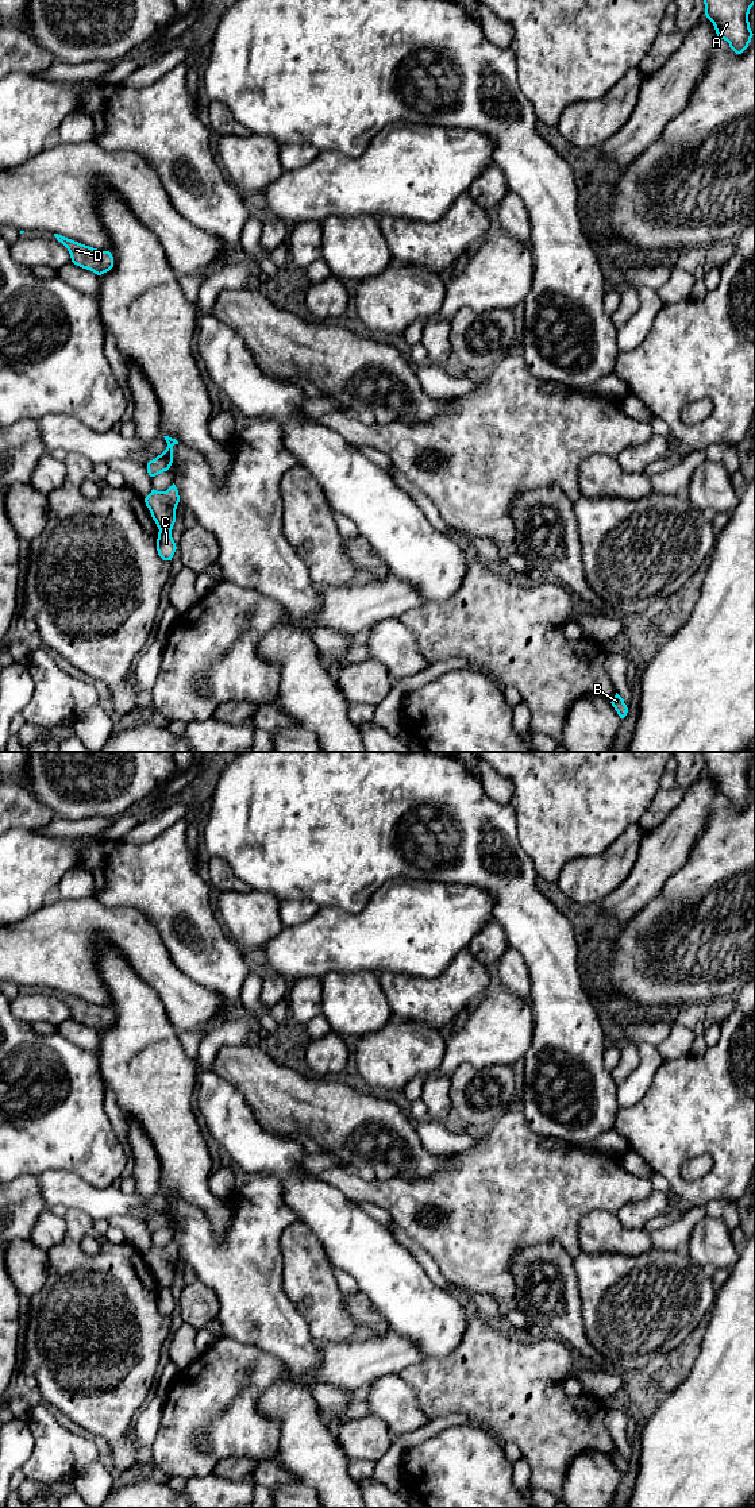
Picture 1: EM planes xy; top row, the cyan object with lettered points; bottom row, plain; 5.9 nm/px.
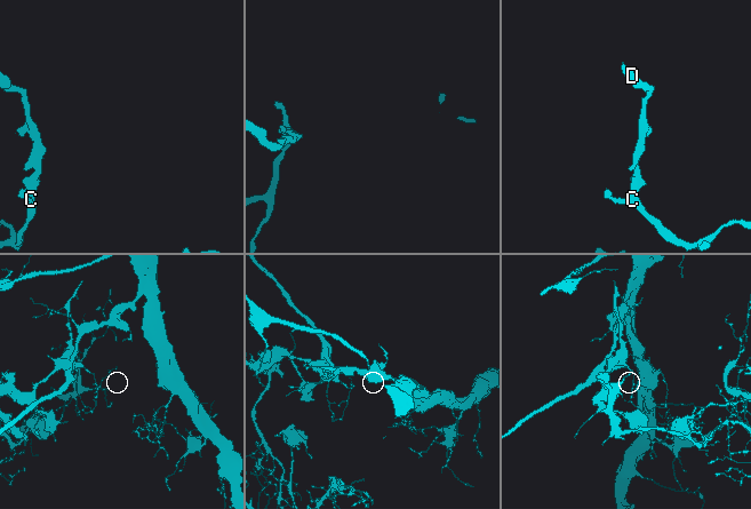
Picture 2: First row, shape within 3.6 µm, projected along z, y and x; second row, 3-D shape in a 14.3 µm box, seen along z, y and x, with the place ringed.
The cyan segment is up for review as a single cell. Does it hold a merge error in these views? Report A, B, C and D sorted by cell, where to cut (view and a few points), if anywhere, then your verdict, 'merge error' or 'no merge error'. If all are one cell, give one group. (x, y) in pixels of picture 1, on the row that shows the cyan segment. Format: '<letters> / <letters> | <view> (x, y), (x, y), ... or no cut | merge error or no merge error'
A B C / D | xy (160, 529), (170, 531) | merge error

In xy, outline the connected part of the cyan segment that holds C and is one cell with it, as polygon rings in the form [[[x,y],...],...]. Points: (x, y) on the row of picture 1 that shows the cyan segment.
[[[159,531],[157,539],[157,551],[163,560],[172,560],[177,547],[172,537],[172,531]]]

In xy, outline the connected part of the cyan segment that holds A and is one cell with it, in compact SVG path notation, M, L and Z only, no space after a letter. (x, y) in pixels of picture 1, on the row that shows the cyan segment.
M704 0L704 4L705 15L713 23L719 39L727 41L736 54L741 54L754 35L750 28L748 14L755 0Z

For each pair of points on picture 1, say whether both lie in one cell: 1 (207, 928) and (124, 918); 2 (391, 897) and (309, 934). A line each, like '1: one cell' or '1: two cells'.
1: two cells
2: one cell

